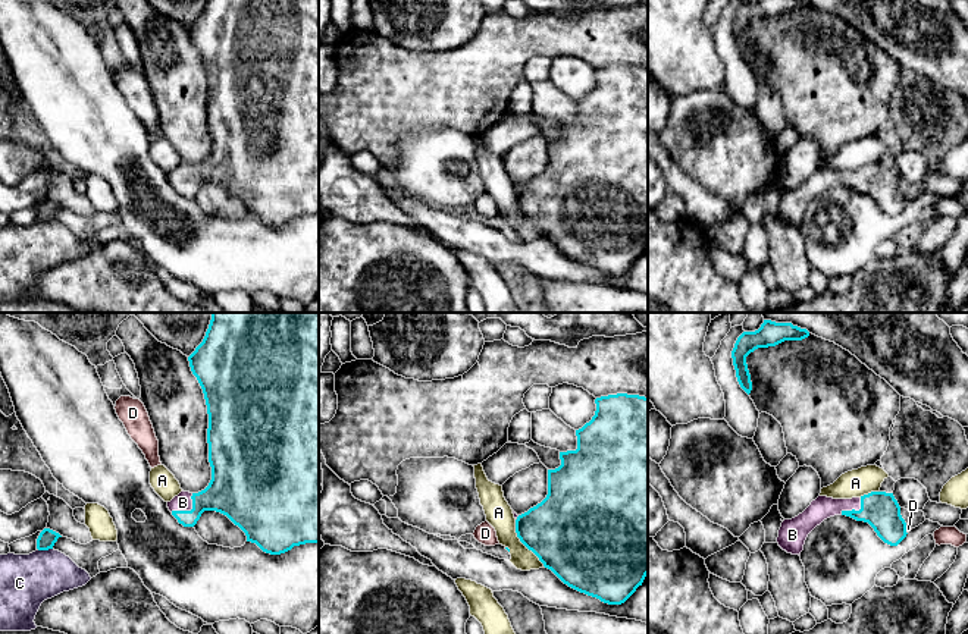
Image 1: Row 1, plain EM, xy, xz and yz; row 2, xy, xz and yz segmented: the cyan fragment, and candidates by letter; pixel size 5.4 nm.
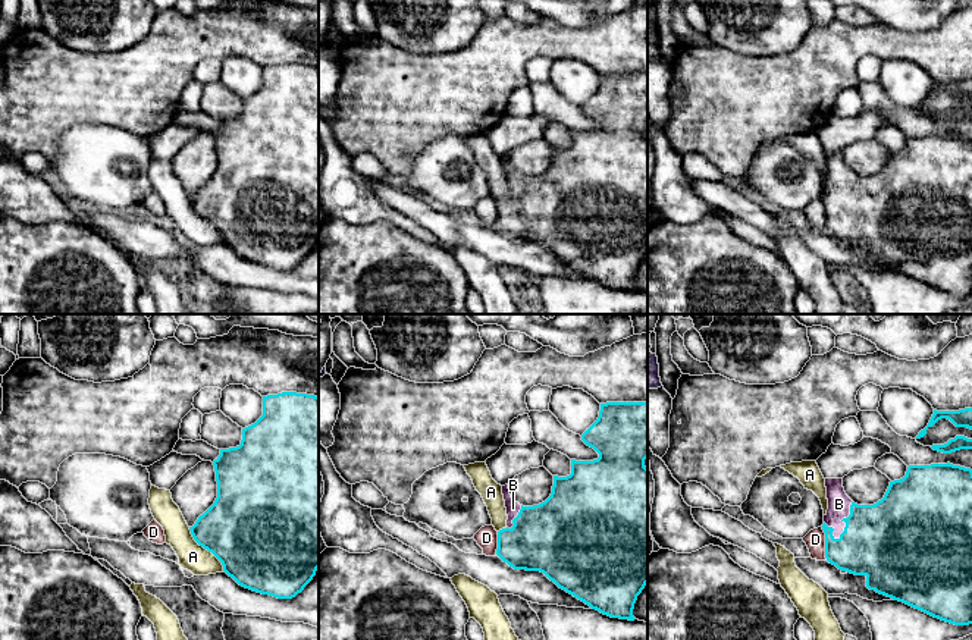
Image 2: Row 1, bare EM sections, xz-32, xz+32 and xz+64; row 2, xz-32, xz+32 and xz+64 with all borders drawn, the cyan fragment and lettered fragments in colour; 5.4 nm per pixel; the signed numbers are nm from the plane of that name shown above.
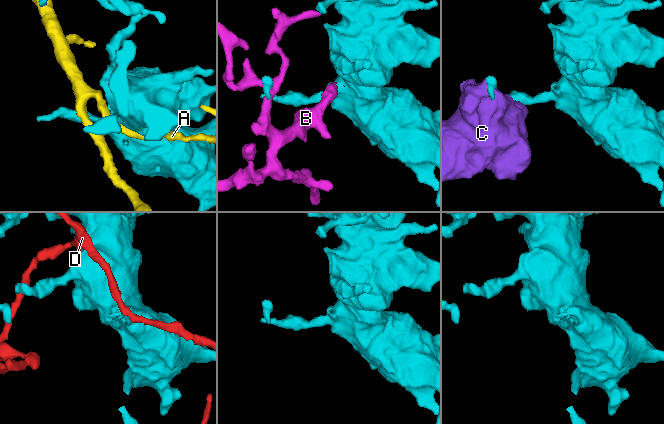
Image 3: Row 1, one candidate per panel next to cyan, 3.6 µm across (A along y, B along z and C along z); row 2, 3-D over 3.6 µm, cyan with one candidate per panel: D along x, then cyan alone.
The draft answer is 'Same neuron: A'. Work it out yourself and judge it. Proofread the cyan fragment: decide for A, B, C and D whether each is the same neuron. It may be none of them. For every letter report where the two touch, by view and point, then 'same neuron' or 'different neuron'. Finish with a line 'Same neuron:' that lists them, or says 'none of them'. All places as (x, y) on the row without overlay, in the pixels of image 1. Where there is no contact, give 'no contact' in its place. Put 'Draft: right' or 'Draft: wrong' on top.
Draft: wrong
A: contact xz (523, 215); different neuron
B: contact xy (188, 182); same neuron
C: contact xy (44, 220); different neuron
D: contact yz (905, 200); different neuron
Same neuron: B

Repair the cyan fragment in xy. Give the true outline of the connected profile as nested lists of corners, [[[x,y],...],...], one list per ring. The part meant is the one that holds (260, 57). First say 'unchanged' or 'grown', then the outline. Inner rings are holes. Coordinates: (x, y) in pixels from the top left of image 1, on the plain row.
grown | [[[207,0],[203,13],[188,28],[188,32],[207,76],[212,151],[204,161],[198,164],[182,161],[167,173],[172,186],[184,198],[194,198],[204,182],[220,183],[245,204],[247,213],[256,214],[270,226],[281,226],[306,214],[319,214],[319,0]]]

